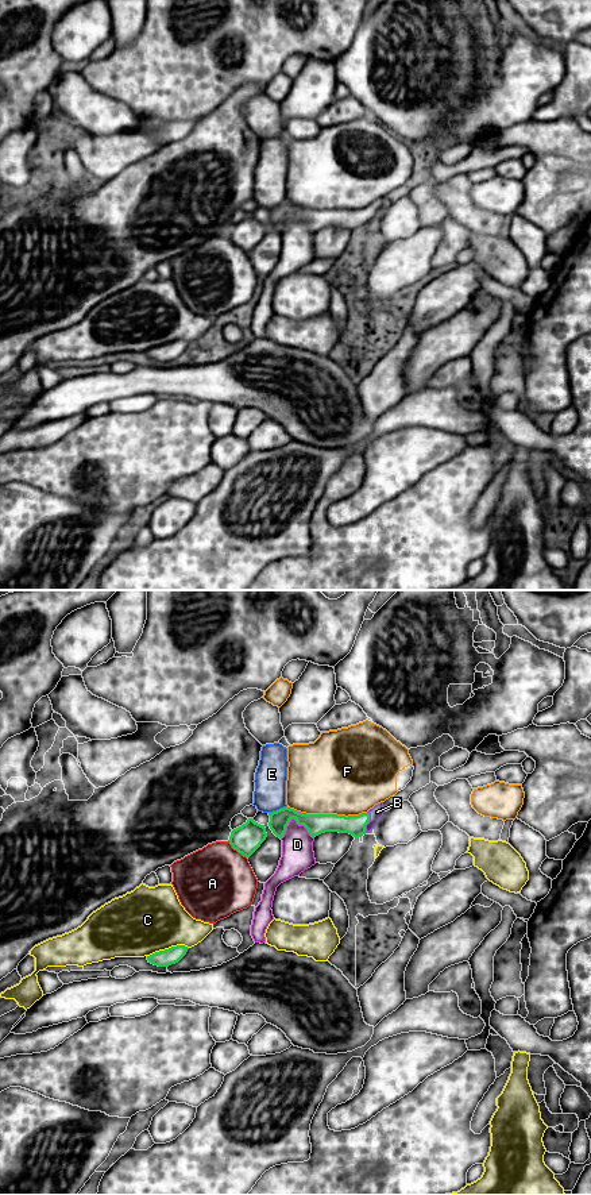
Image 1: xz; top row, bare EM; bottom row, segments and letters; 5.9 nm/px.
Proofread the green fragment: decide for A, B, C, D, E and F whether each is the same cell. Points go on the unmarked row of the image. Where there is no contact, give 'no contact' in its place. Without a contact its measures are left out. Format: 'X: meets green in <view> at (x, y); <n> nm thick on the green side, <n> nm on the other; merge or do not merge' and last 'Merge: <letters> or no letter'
A: meets green in xz at (236, 245); 170 nm thick on the green side, 440 nm on the other; do not merge
B: meets green in xz at (367, 218); 120 nm thick on the green side, 80 nm on the other; merge
C: meets green in xz at (169, 343); 100 nm thick on the green side, 400 nm on the other; do not merge
D: meets green in xz at (293, 212); 130 nm thick on the green side, 190 nm on the other; do not merge
E: meets green in xz at (277, 205); 130 nm thick on the green side, 190 nm on the other; do not merge
F: meets green in xz at (336, 209); 130 nm thick on the green side, 500 nm on the other; do not merge
Merge: B

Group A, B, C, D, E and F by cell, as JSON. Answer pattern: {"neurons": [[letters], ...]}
{"neurons": [["A"], ["B"], ["C"], ["D"], ["E"], ["F"]]}

